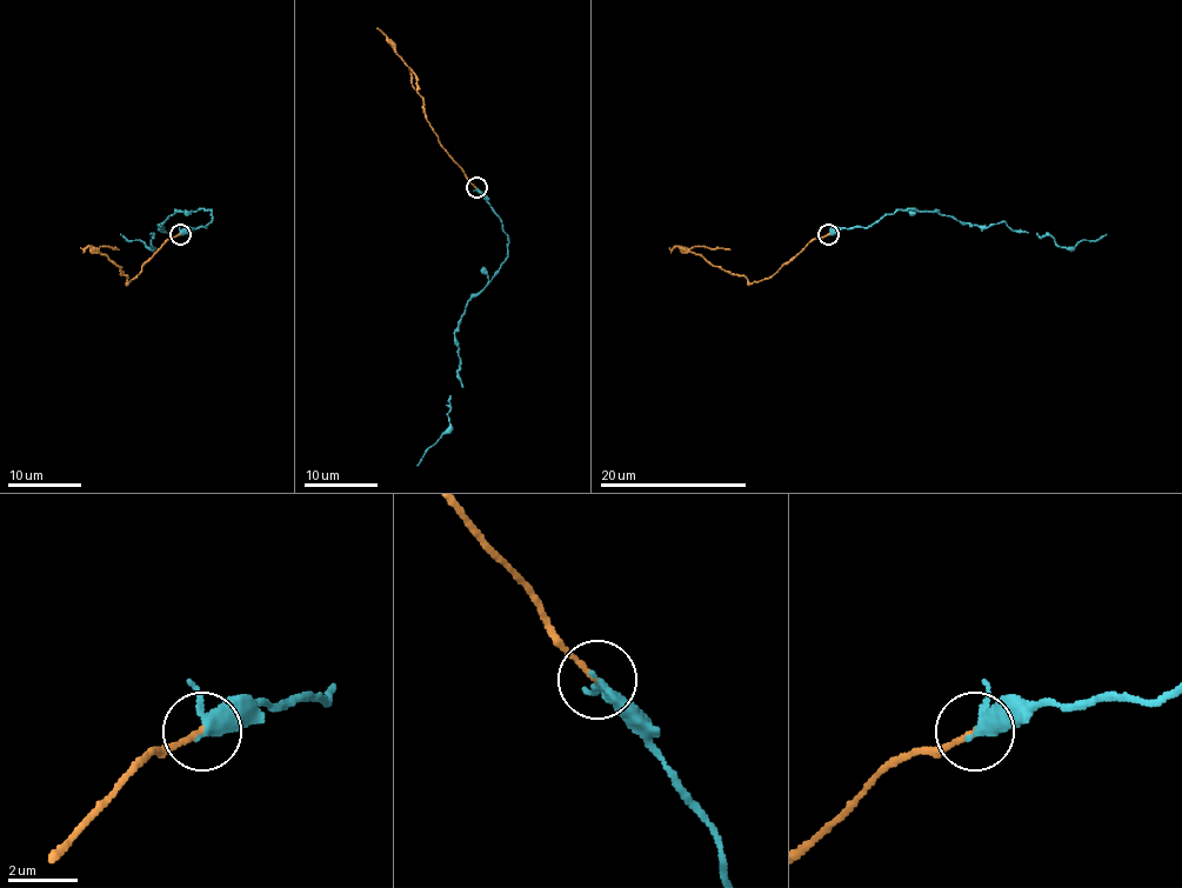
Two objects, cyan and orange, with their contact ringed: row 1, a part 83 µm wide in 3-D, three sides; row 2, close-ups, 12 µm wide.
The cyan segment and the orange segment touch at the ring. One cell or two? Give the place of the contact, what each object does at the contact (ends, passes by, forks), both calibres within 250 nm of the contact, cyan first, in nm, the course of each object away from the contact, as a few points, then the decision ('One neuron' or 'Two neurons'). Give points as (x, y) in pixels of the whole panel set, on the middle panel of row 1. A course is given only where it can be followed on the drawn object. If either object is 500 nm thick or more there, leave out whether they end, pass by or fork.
Place: (476, 187). At the ring cyan passes by. At the ring orange ends. Thickness 280 nm (cyan) against 150 nm. Course of cyan: (475, 187), (501, 222), (508, 242), (505, 261), (459, 321), (461, 386), (449, 395), (448, 429), (416, 465). Course of orange: (475, 187), (446, 152), (423, 112), (413, 69), (393, 49), (409, 69), (415, 89). One neuron

